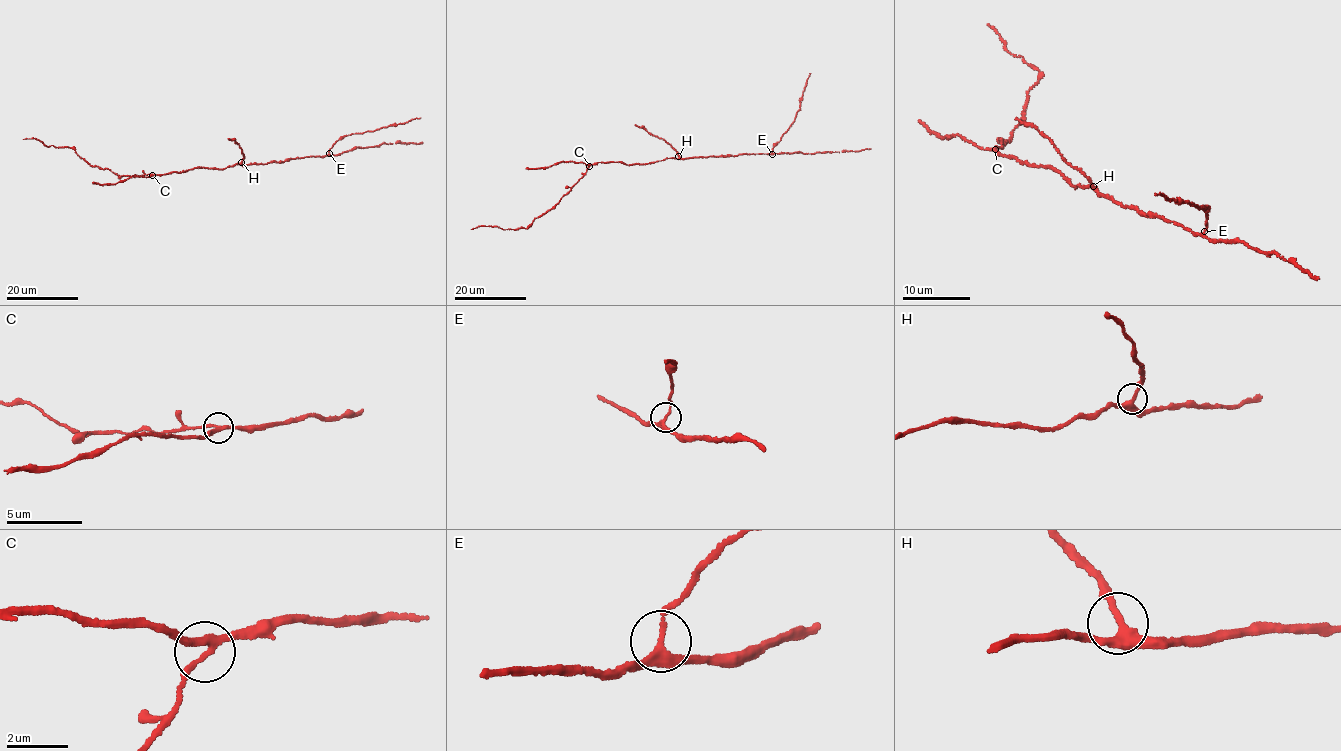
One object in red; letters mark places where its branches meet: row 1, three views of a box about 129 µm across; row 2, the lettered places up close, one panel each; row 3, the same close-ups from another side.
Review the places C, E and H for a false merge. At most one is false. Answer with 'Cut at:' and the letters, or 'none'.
Cut at: H

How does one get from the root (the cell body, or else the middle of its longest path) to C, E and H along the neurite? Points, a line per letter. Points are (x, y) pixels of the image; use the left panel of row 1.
C: (223, 168), (198, 168), (152, 175)
E: (223, 168), (241, 163), (327, 156), (329, 153)
H: (223, 168), (241, 162)

